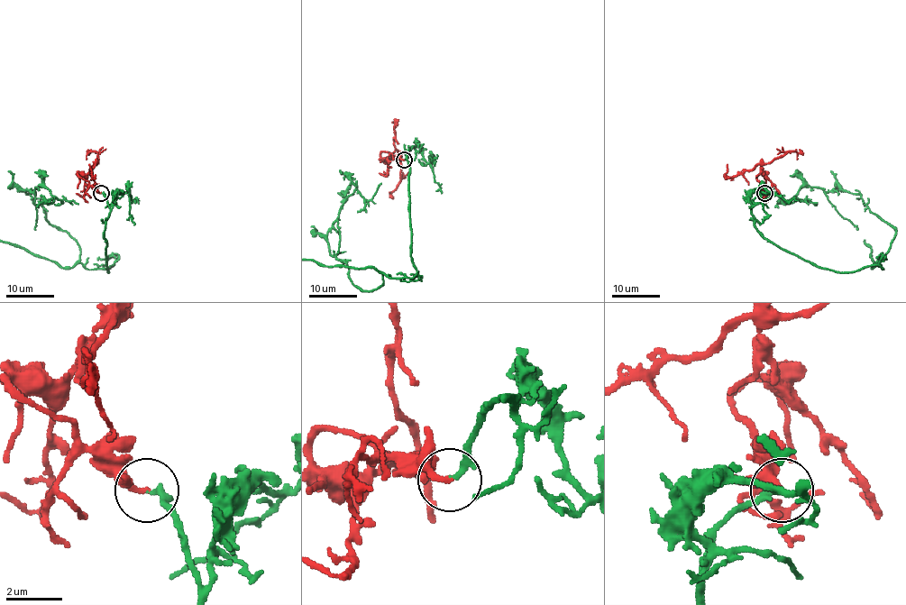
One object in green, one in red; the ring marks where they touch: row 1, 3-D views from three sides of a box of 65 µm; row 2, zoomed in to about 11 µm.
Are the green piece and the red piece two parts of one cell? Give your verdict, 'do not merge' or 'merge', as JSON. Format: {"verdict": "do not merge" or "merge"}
{"verdict": "merge"}

